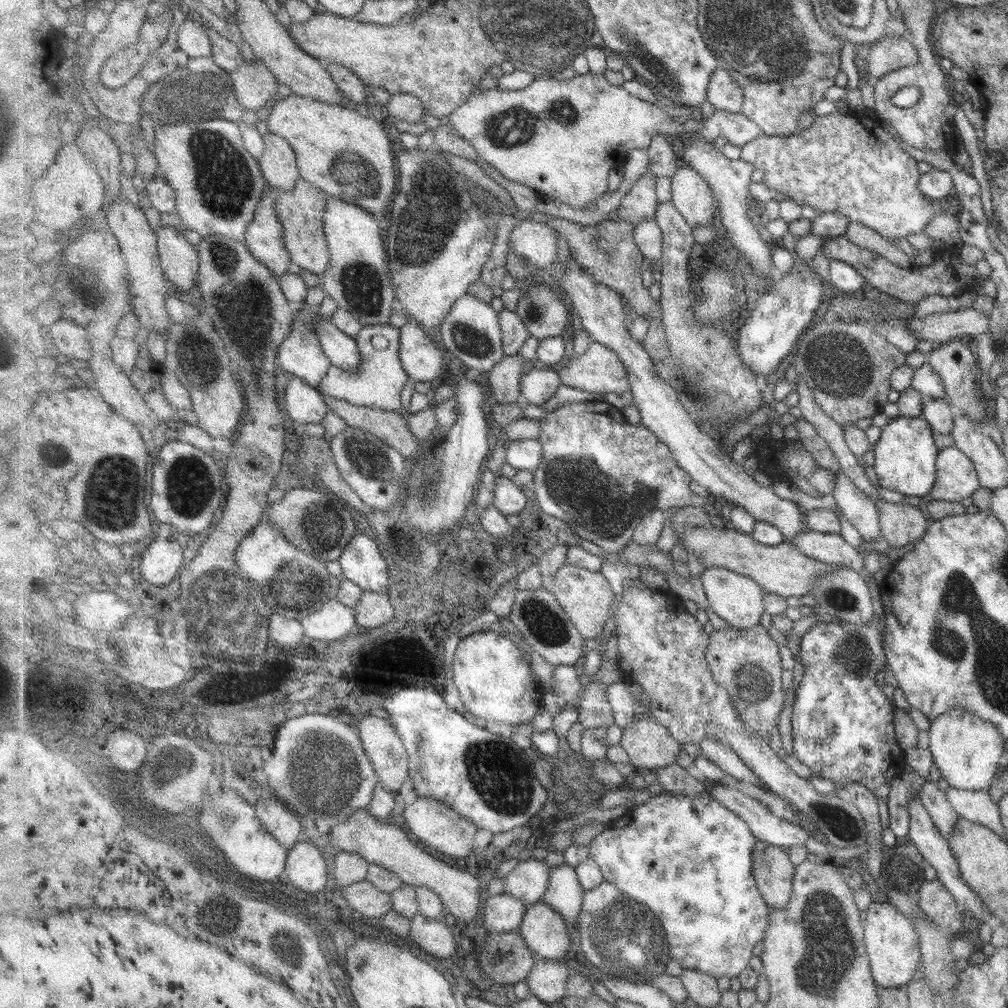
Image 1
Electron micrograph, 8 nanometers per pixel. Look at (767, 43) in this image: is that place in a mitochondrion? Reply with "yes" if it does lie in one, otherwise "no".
yes

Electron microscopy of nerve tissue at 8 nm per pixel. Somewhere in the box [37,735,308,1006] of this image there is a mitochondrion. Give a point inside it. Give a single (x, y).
(213, 919)

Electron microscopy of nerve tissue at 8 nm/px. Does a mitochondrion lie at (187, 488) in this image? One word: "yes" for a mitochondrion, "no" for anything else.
yes

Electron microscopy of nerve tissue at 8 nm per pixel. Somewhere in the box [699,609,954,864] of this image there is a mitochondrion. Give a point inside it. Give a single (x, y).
(855, 652)

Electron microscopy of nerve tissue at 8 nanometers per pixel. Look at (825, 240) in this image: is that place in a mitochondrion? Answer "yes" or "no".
no

